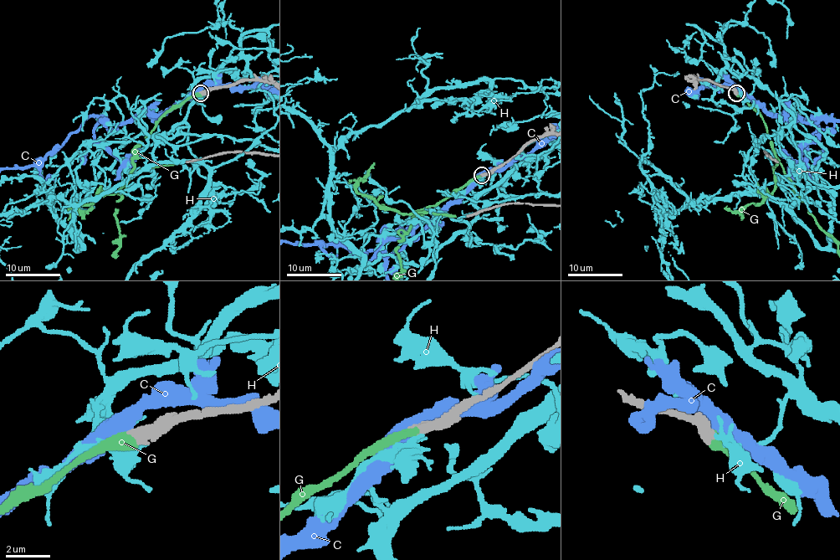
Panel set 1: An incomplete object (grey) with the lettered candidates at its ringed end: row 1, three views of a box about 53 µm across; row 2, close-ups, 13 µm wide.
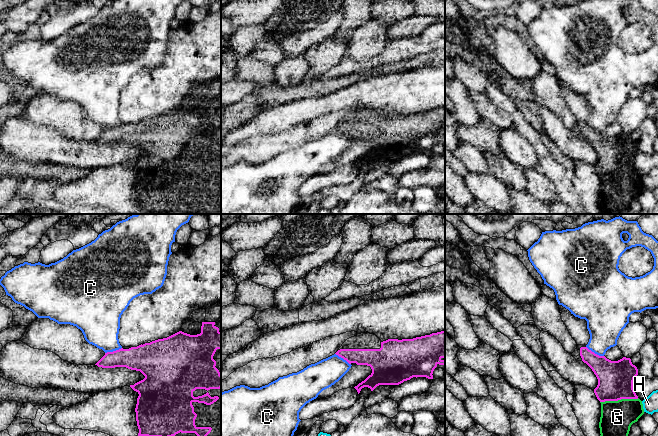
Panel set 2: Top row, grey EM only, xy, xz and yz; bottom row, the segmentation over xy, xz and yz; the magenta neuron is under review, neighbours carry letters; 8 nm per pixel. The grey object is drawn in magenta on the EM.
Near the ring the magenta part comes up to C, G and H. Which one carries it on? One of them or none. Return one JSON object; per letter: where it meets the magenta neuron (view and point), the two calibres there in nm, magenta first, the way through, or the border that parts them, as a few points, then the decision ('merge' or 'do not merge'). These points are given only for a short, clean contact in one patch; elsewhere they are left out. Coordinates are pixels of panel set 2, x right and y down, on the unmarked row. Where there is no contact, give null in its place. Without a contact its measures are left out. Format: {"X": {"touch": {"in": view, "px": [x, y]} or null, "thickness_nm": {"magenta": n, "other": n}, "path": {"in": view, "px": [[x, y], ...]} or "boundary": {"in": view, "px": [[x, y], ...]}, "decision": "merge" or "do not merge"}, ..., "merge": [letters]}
{"C": {"touch": {"in": "yz", "px": [594, 129]}, "thickness_nm": {"magenta": 280, "other": 280}, "boundary": {"in": "yz", "px": [[586, 122], [603, 132]]}, "decision": "do not merge"}, "G": {"touch": {"in": "yz", "px": [619, 175]}, "thickness_nm": {"magenta": 280, "other": 260}, "decision": "merge"}, "H": {"touch": null, "decision": "do not merge"}, "merge": ["G"]}

